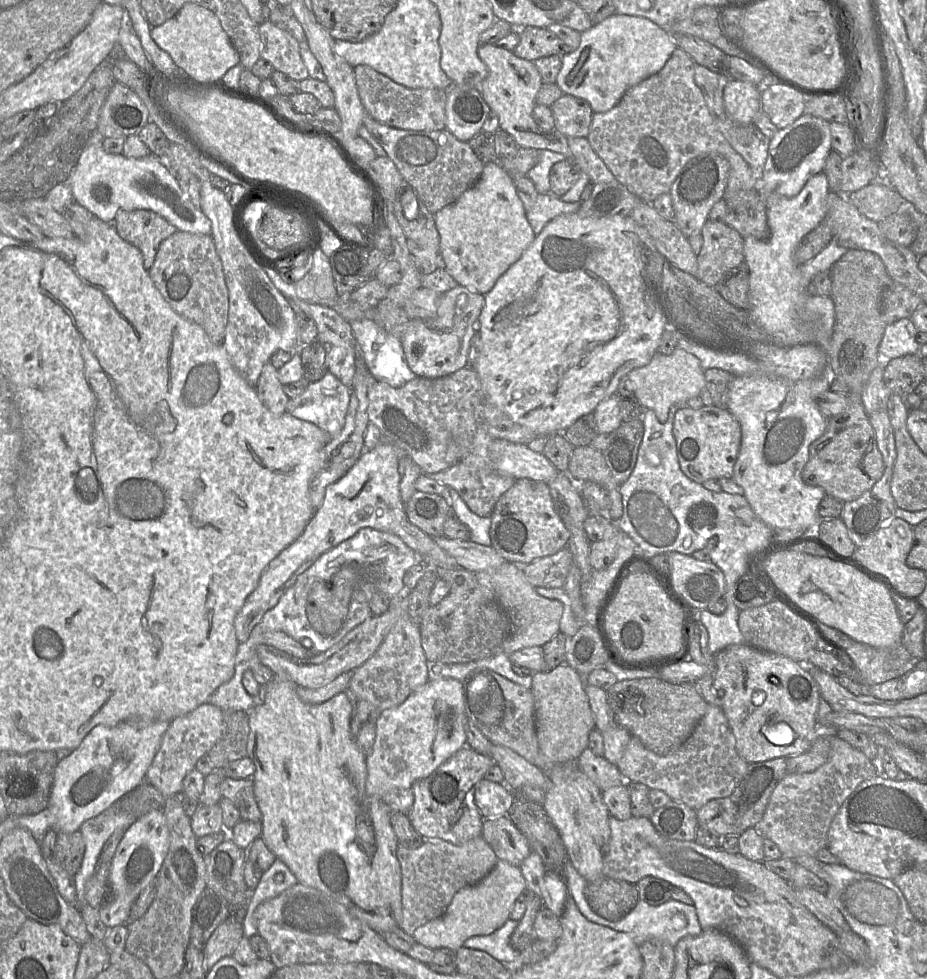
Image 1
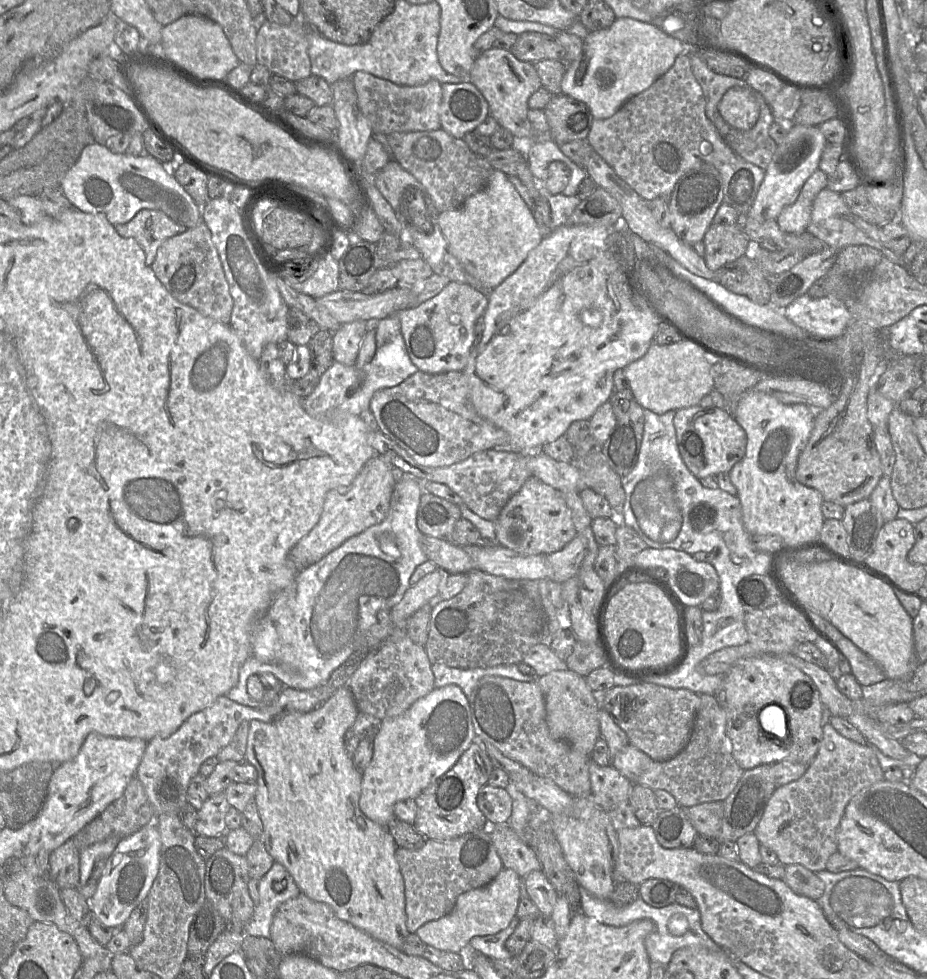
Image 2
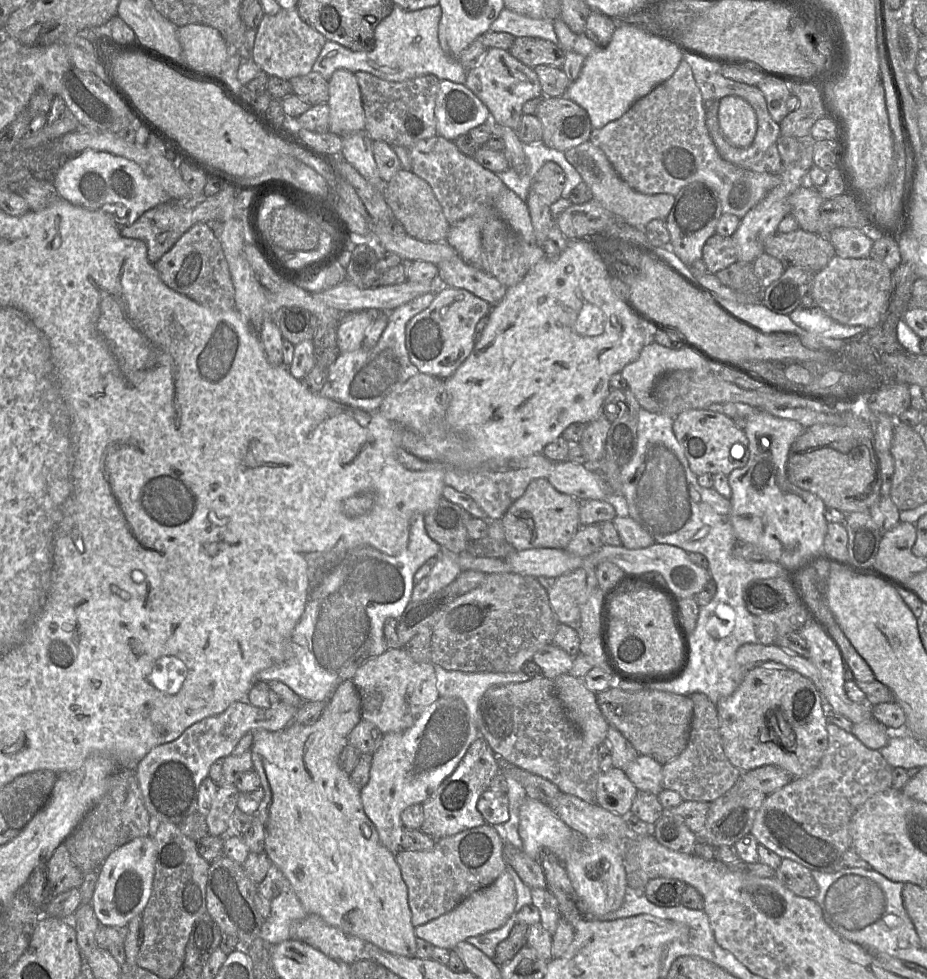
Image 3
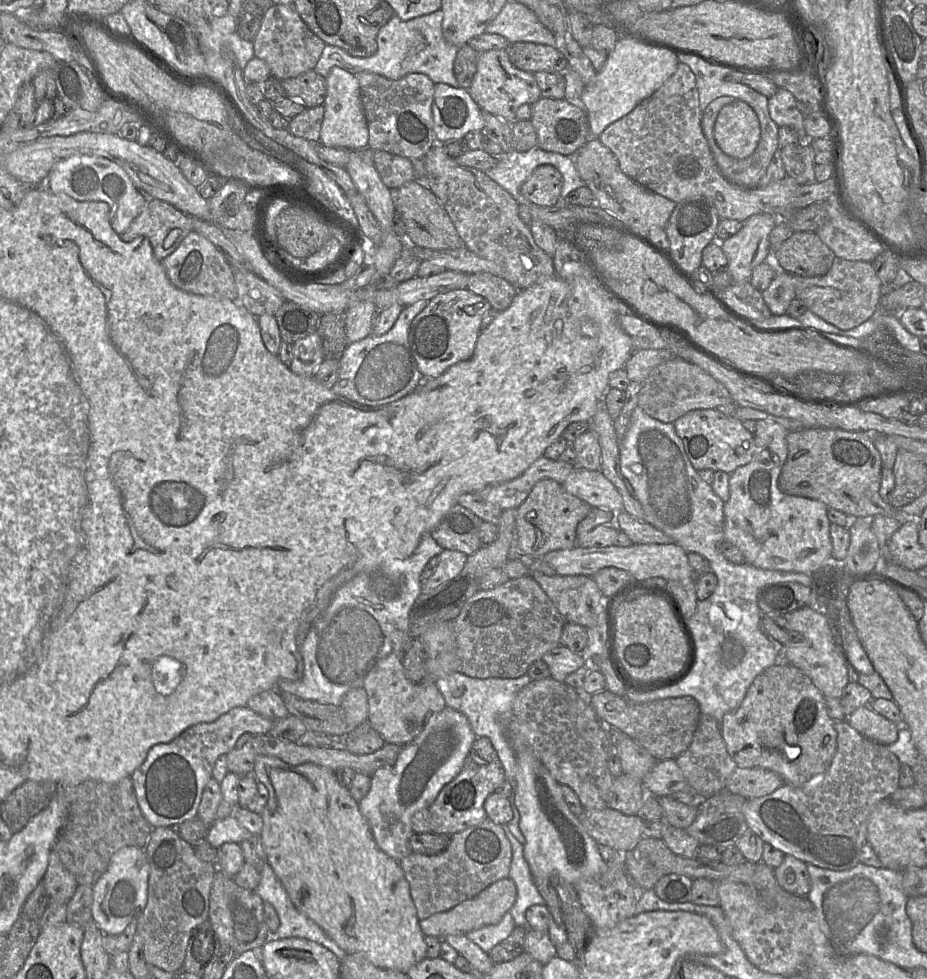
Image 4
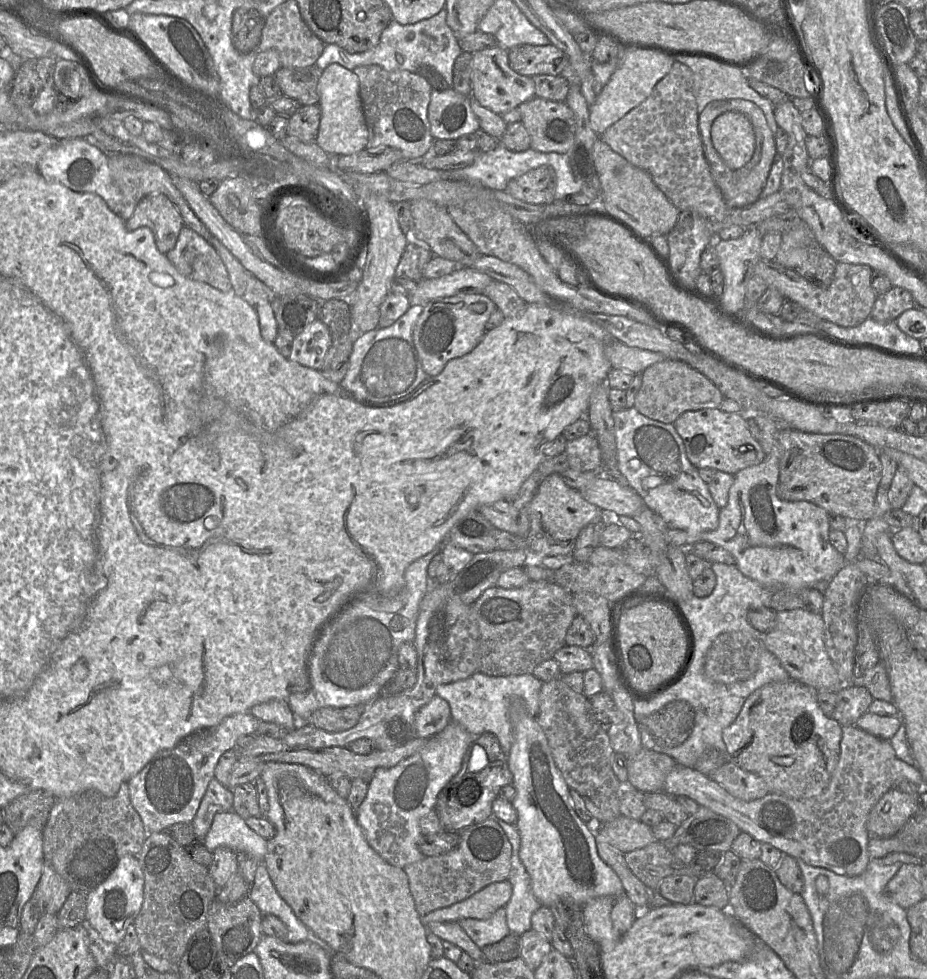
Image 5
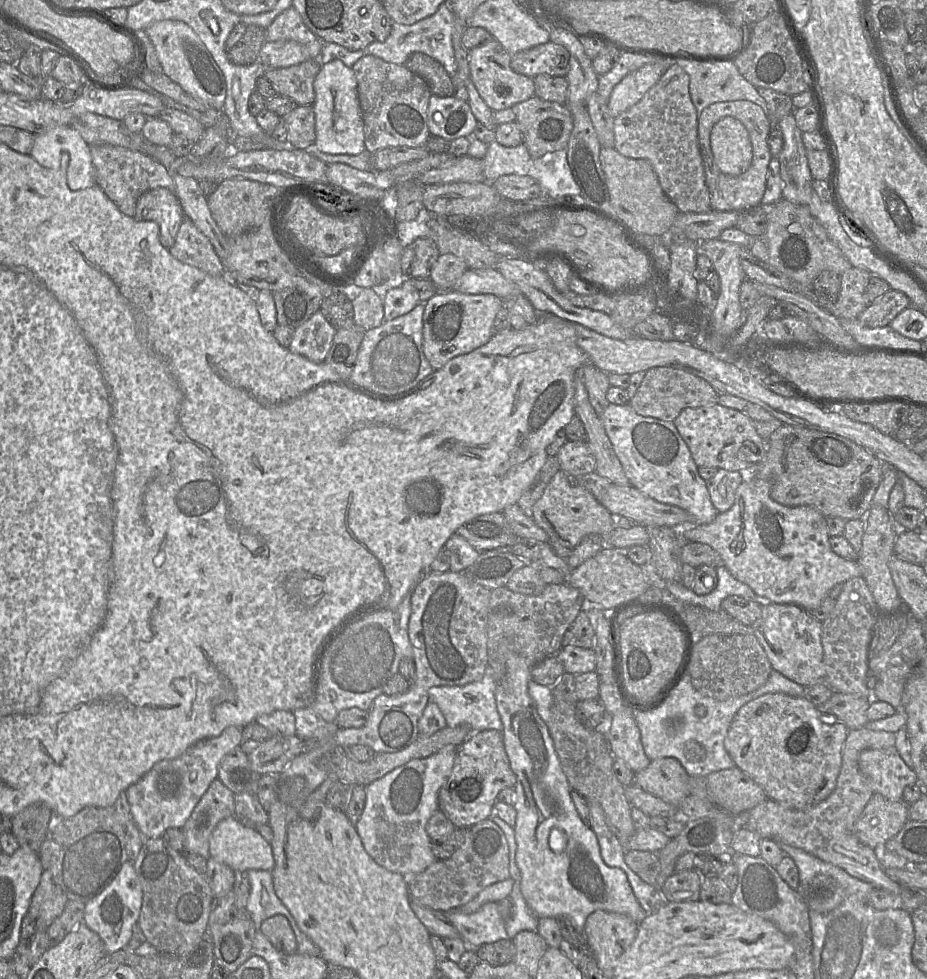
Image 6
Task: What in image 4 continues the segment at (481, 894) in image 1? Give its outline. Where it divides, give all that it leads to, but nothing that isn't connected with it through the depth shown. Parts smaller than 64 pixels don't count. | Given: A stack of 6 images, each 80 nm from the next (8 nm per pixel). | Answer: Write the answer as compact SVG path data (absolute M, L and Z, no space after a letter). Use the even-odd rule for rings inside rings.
M510 878L498 880L482 890L475 897L465 900L450 910L435 913L420 921L420 927L426 936L443 939L449 935L467 934L479 928L495 925L501 921L514 905L517 896L515 883Z

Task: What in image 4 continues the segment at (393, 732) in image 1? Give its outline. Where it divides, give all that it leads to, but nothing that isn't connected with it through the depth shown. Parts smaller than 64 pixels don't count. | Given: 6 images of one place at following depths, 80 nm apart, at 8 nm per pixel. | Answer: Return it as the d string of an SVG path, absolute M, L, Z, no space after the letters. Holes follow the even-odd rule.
M447 706L429 719L424 729L412 742L403 746L393 765L381 767L371 775L369 792L360 801L359 808L369 822L373 837L383 852L398 862L413 853L409 845L409 839L415 833L411 823L413 815L420 809L428 808L442 788L460 773L476 738L467 717Z

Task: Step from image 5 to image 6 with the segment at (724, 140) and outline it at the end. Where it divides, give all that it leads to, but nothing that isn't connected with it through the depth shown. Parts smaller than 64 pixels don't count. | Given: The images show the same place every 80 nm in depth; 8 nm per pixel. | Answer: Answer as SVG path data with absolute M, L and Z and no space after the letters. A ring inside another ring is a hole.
M724 117L712 128L710 144L720 171L738 176L747 171L752 162L752 146L745 126L734 117Z

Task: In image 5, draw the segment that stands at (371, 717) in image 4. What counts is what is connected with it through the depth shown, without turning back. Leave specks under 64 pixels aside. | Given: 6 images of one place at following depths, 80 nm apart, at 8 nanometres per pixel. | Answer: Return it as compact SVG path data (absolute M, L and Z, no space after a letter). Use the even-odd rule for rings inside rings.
M434 695L415 715L415 738L431 738L450 722L451 710L448 702Z

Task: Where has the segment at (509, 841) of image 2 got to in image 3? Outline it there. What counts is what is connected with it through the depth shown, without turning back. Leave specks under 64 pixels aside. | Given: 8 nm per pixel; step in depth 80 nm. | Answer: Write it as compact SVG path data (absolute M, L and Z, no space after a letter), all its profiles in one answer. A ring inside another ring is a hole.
M504 845L504 858L529 888L546 888L546 879L540 860L530 858L523 850L513 845Z

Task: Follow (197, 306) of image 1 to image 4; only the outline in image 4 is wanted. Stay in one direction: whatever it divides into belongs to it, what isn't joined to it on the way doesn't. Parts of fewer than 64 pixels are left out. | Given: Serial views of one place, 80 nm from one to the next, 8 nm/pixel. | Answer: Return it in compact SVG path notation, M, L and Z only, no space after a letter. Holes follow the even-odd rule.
M195 230L189 232L177 249L161 261L168 279L185 292L236 301L237 292L233 267L225 255Z

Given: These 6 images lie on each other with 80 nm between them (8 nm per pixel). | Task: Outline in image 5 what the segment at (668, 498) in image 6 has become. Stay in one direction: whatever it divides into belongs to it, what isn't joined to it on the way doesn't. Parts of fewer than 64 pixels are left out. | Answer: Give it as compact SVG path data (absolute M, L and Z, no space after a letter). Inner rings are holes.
M635 407L613 410L617 460L620 473L645 504L660 515L668 528L688 533L715 530L720 508L687 458L684 443L674 424L665 424L641 414Z

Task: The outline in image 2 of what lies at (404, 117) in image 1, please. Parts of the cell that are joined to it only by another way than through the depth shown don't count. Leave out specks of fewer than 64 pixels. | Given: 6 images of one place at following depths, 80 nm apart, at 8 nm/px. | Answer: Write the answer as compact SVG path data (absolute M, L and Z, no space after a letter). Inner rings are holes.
M364 71L355 72L351 80L357 95L357 108L368 120L372 134L388 135L393 132L434 131L441 128L439 108L442 87L438 81L401 86Z

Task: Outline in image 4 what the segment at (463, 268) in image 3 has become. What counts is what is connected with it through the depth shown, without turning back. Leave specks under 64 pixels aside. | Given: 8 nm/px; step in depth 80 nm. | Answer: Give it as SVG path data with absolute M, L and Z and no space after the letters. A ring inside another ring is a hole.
M486 272L468 274L466 289L484 297L497 311L507 309L518 292L505 279Z

